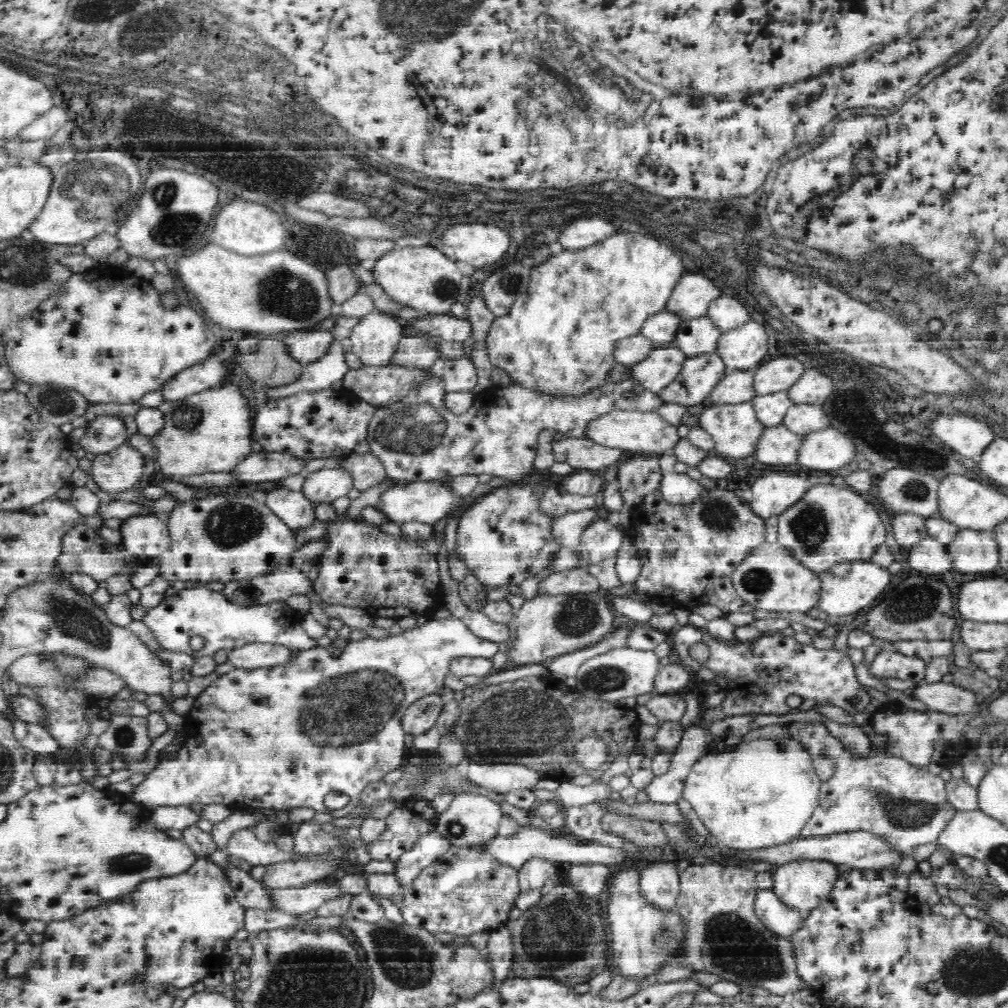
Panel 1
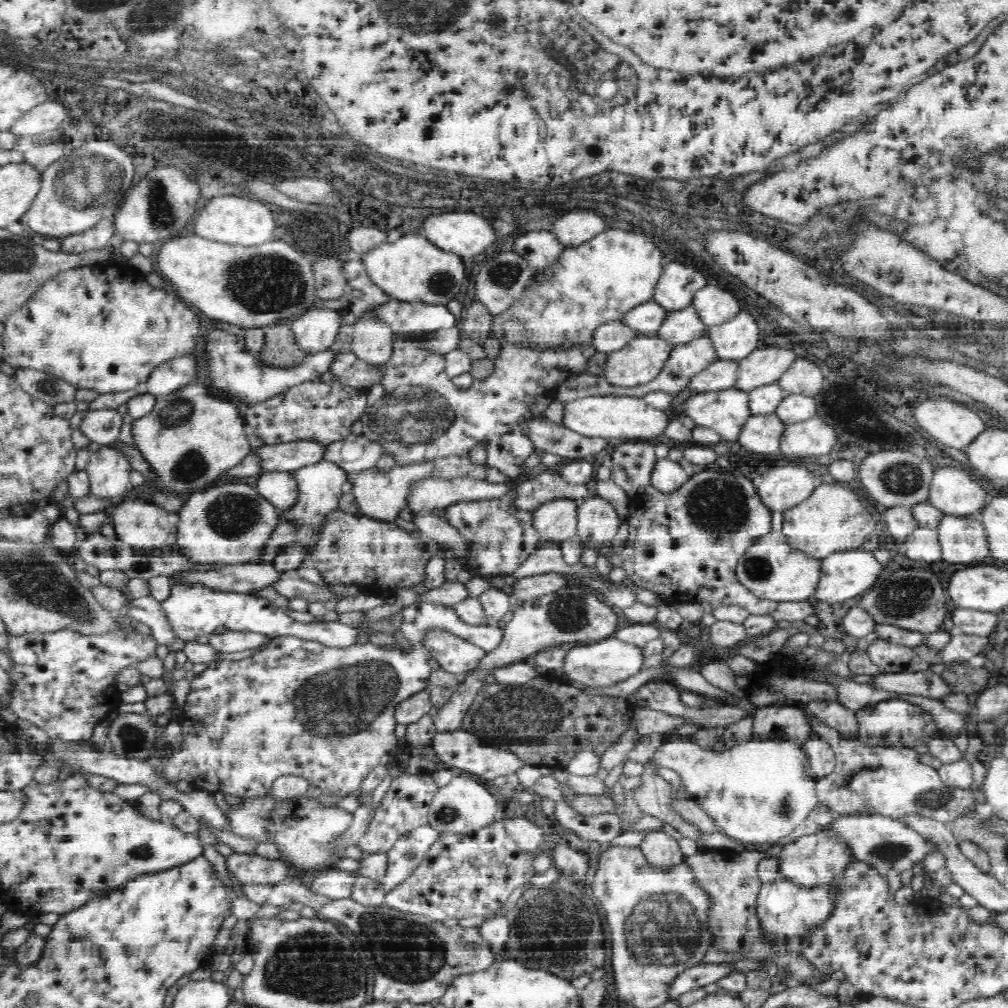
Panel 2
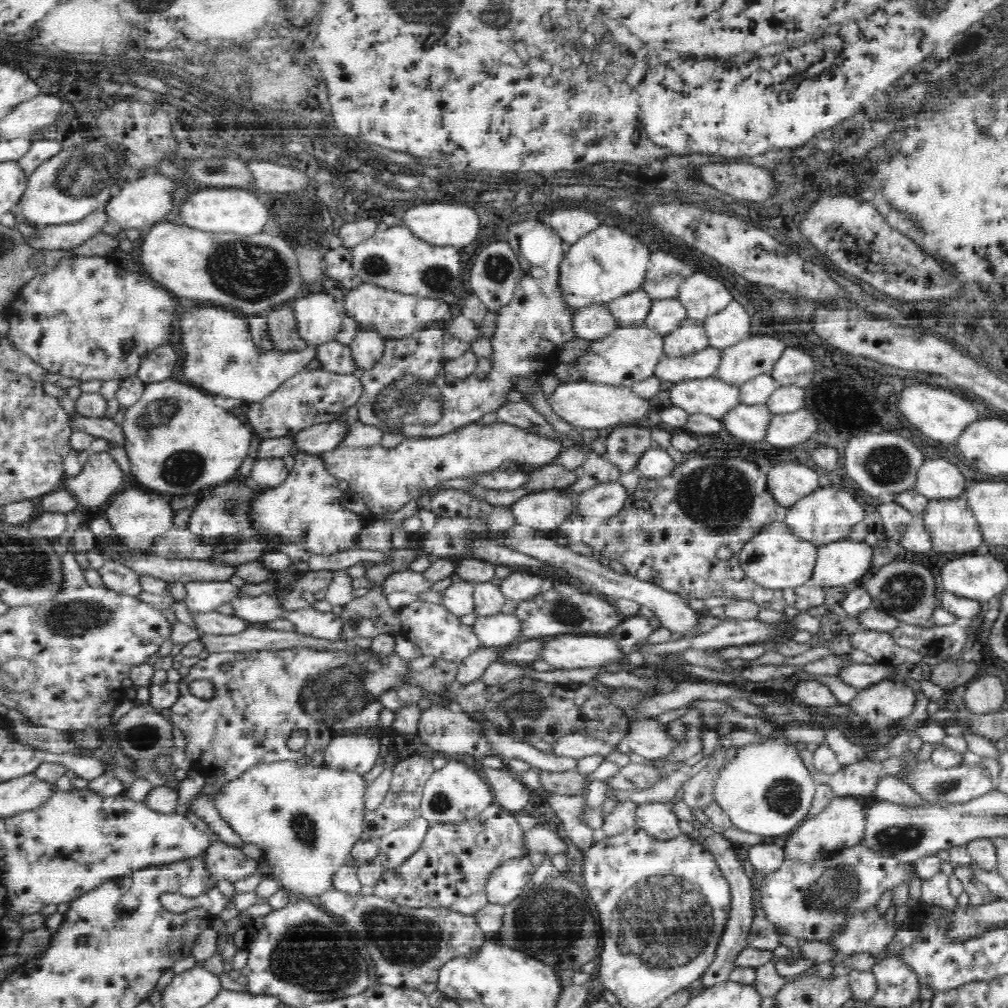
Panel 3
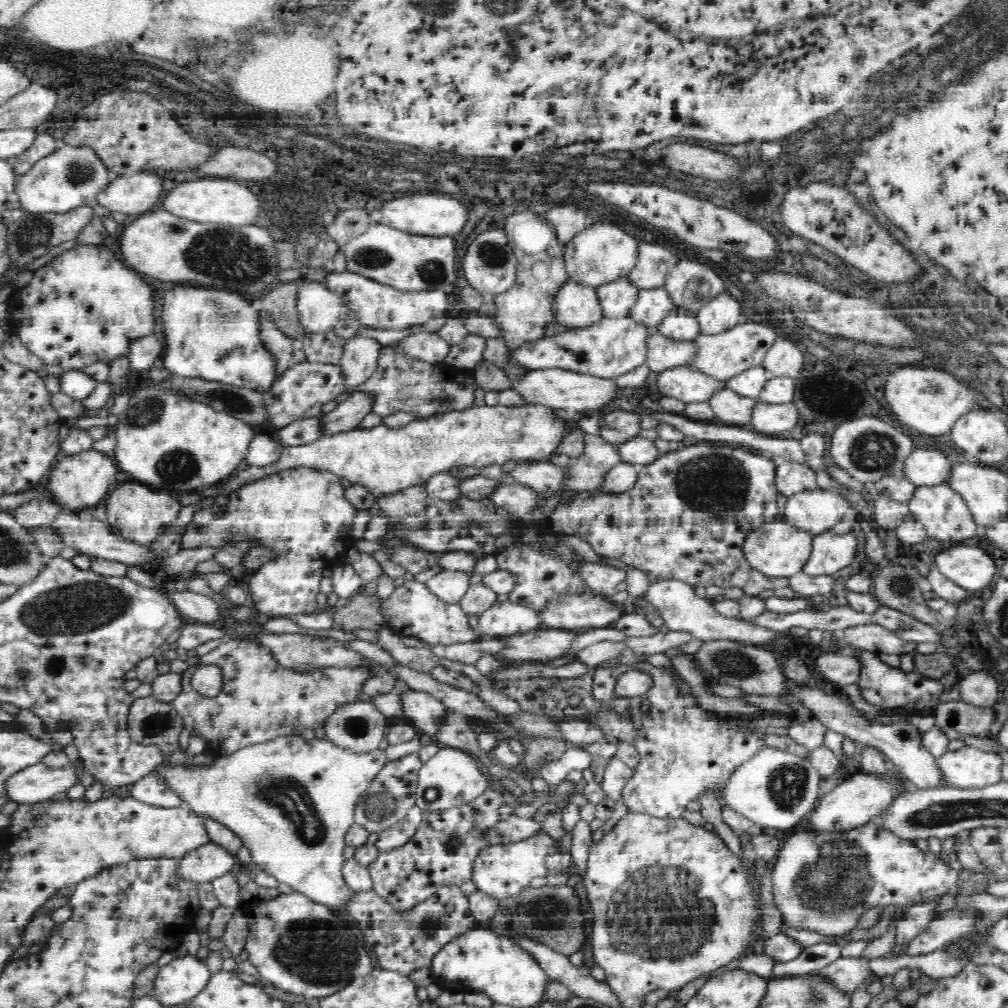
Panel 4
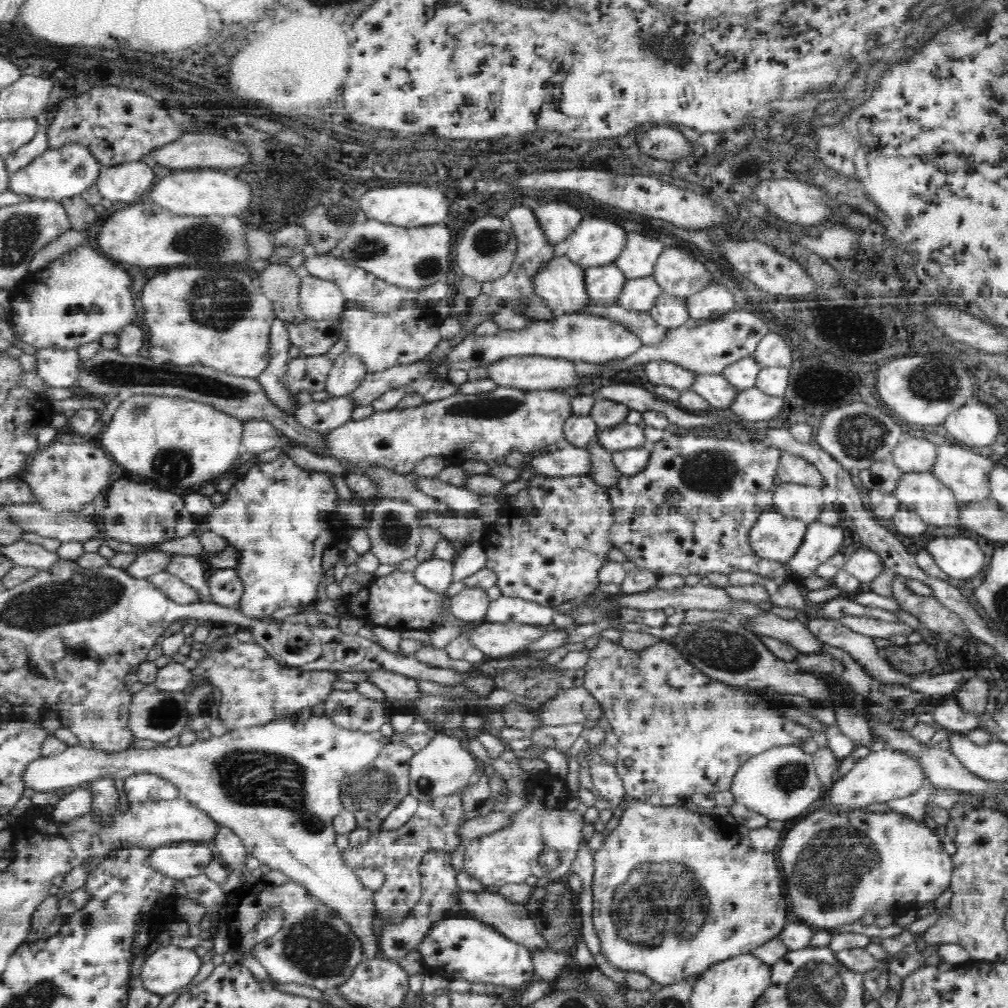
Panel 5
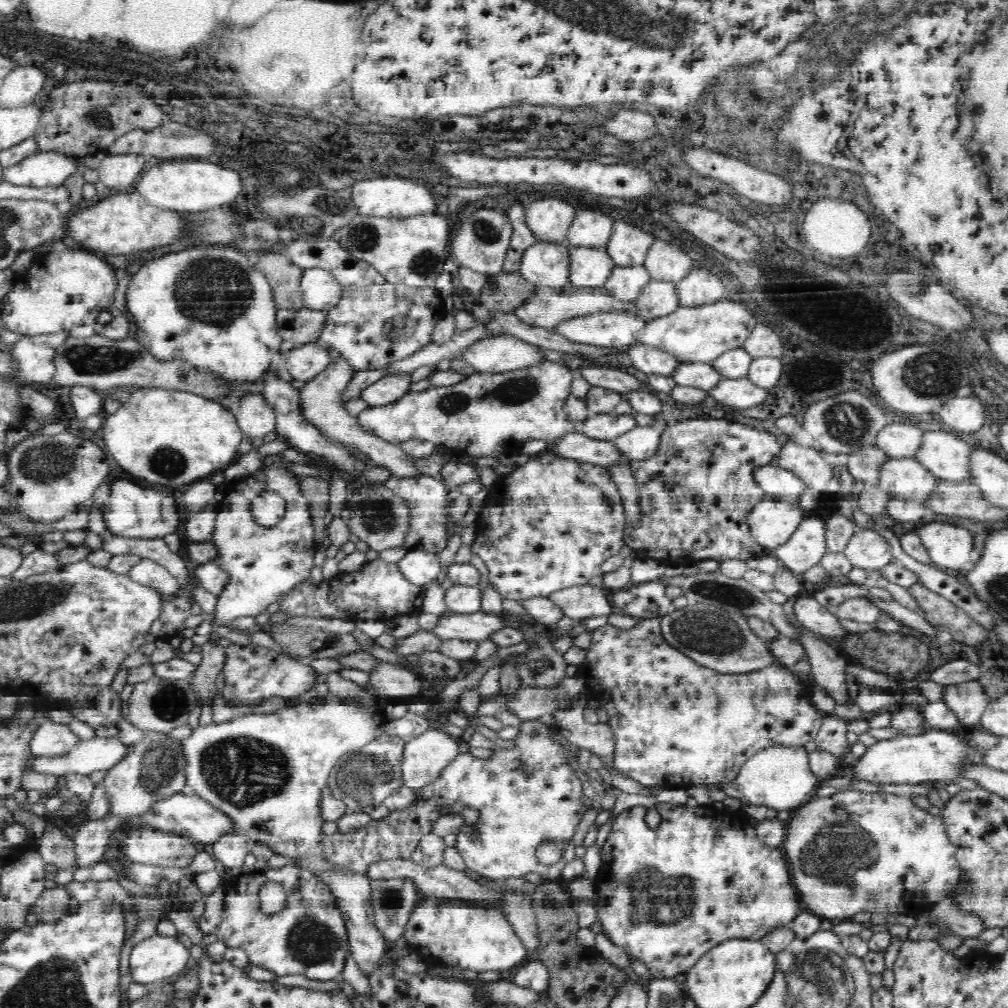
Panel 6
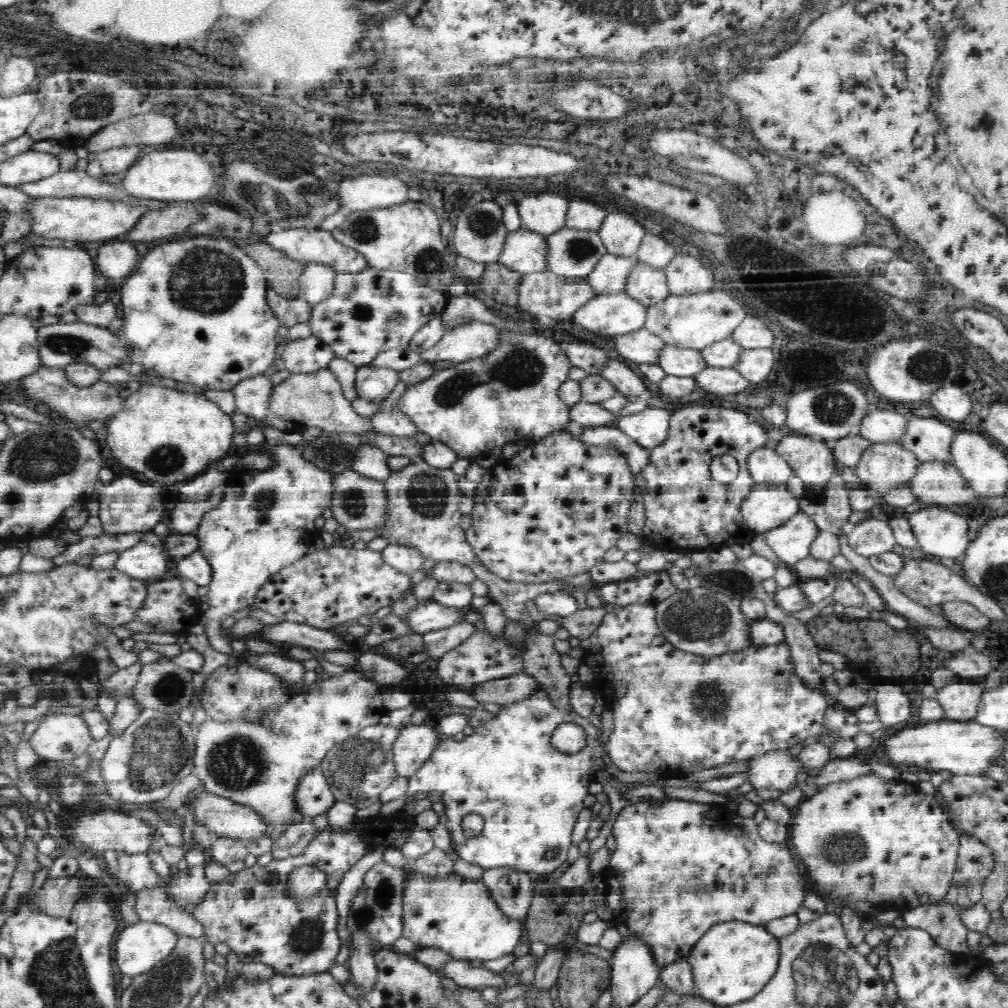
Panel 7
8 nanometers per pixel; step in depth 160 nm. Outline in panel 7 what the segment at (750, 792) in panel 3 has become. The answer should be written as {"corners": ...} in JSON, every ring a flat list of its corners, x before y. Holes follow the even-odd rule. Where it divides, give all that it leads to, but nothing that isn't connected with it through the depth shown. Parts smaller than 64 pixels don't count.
{"corners":[[773,750,754,756,750,762,750,782,754,788,788,790,796,780,801,764,786,754,786,750]]}

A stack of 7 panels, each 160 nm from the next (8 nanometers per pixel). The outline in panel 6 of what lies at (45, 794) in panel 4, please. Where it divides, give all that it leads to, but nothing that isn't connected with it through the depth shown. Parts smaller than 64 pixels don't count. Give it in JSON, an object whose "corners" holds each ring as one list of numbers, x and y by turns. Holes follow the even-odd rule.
{"corners":[[328,693,327,697,323,699,310,698,310,704,305,702,298,702,296,705,285,705,281,707,275,707,272,711,260,712,260,714,246,714,246,716,235,717,231,722,220,722,220,724,212,723,208,726,199,726,196,730,193,730,192,734,185,740,179,742,178,751,184,755,184,776,186,778,187,791,196,796,200,796,200,799,206,800,217,811,224,812,228,815,228,818,234,822,234,826,238,826,242,832,246,832,248,840,252,842,262,842,267,844,274,852,282,854,282,856,288,856,288,858,296,858,296,856,304,856,306,858,306,864,312,871,312,875,316,875,316,878,320,879,320,884,332,894,336,899,336,906,340,909,340,914,344,917,344,922,348,931,349,950,351,955,358,964,358,968,362,972,372,972,377,968,378,962,383,958,383,955,388,951,391,946,379,931,375,925,374,913,370,904,370,879,366,874,360,872,348,872,347,868,339,868,338,864,331,864,331,861,323,856,323,836,322,823,325,821,323,816,320,816,320,798,322,798,322,790,329,788,327,786,327,776,332,776,332,772,336,772,336,768,340,768,340,760,348,760,348,756,356,756,356,753,360,753,360,767,369,759,368,754,364,752,363,746,370,744,372,740,378,740,380,737,386,734,386,724,390,720,379,711,373,711,371,708,363,708,359,706,355,700,341,700,336,696],[95,737,91,740,81,741,78,745,72,748,66,756,58,756,56,758,35,756,33,758,31,770,46,774,55,774,58,777,68,773,88,776,92,774,94,770,107,771,110,767,114,767,116,763,119,763,120,759,123,759,123,756,126,756,131,751,131,745,132,742,130,742,130,746,122,744,118,738]]}

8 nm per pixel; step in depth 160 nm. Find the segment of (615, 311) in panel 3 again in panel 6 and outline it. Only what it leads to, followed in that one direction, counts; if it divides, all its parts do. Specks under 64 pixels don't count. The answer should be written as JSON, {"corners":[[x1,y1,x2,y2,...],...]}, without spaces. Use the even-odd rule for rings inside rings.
{"corners":[[569,245,571,254,571,277,570,286,578,288,600,288,607,282,608,278,612,276,616,264,612,258,607,254,604,247,574,247]]}

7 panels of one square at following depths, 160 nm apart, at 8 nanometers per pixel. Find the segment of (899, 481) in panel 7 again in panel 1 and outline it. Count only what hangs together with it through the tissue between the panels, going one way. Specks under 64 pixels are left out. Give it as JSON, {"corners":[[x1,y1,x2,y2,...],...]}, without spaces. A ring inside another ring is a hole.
{"corners":[[960,529,948,547,951,568,964,574,990,574,1000,566,1000,547,995,532]]}

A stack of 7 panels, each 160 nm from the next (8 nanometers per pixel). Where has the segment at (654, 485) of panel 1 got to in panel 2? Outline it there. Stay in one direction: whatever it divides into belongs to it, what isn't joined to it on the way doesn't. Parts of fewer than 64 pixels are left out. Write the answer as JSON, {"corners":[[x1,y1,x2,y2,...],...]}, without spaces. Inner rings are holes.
{"corners":[[648,442,616,443,610,452,612,464,612,480,616,486,620,487,628,498,638,496,651,484,651,476,655,471,656,463,659,459,654,453,654,444]]}

